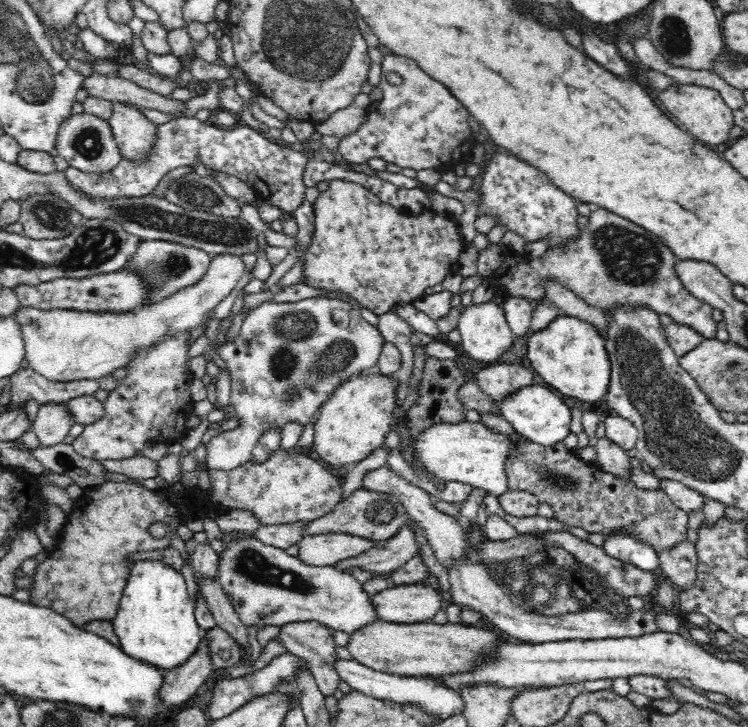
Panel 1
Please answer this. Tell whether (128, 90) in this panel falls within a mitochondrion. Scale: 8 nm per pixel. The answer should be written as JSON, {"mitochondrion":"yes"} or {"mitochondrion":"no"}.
{"mitochondrion":"no"}

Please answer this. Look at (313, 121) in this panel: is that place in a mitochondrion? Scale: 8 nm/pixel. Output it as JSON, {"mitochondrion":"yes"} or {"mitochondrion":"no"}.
{"mitochondrion":"no"}

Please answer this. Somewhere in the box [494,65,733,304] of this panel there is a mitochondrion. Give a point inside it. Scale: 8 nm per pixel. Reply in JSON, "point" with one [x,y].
{"point":[629,257]}

